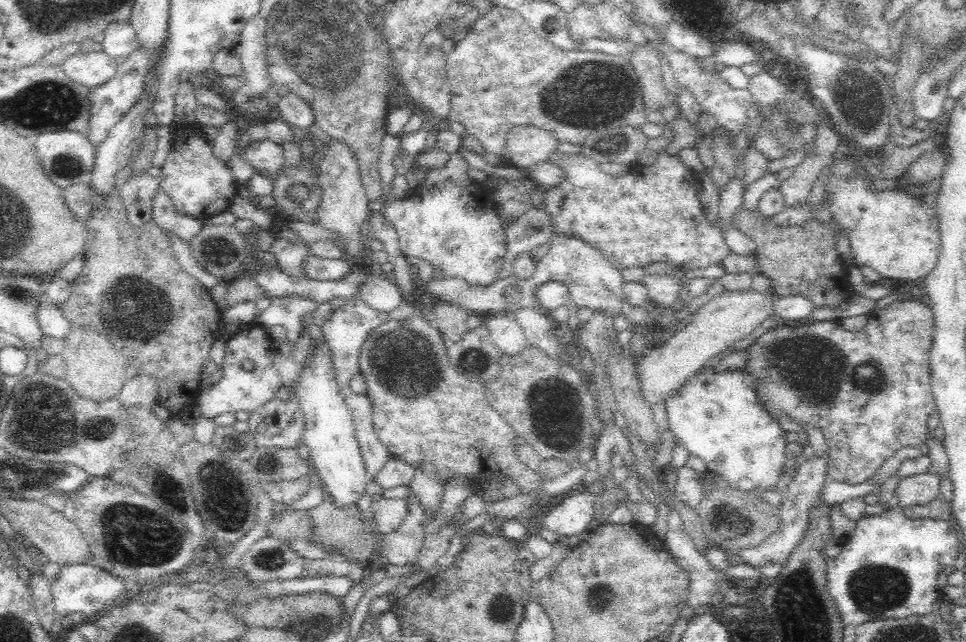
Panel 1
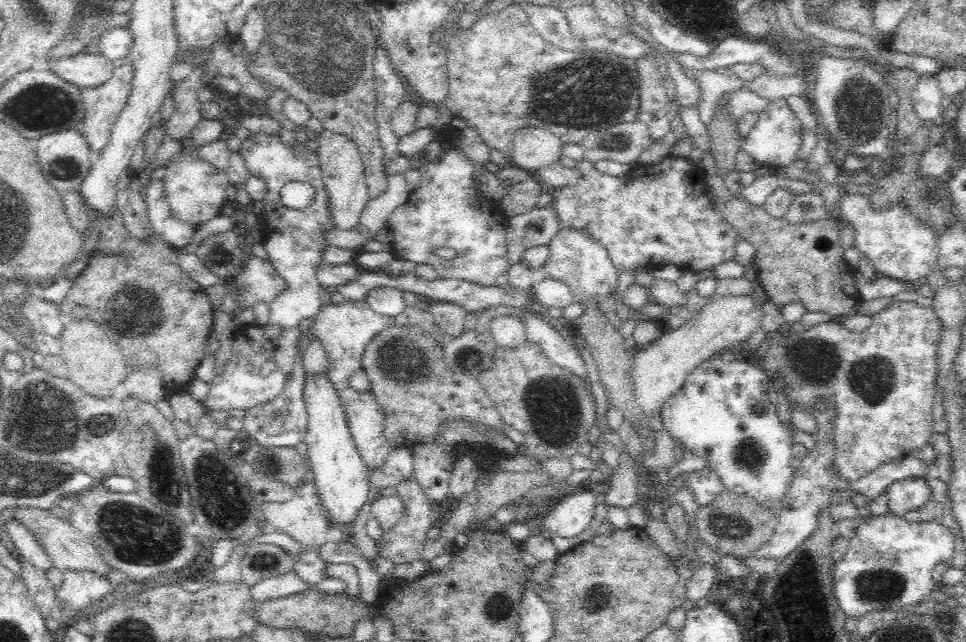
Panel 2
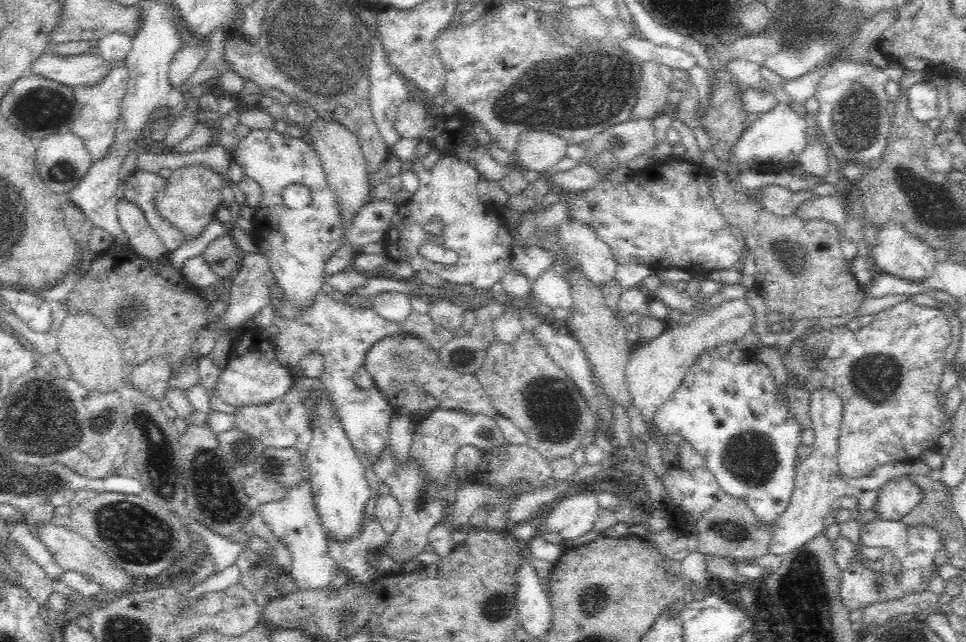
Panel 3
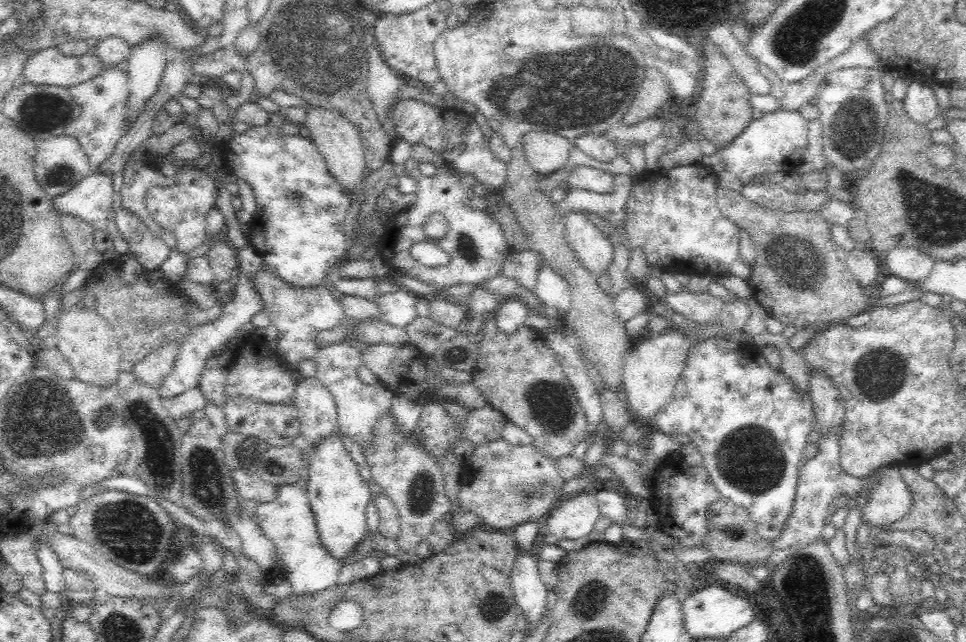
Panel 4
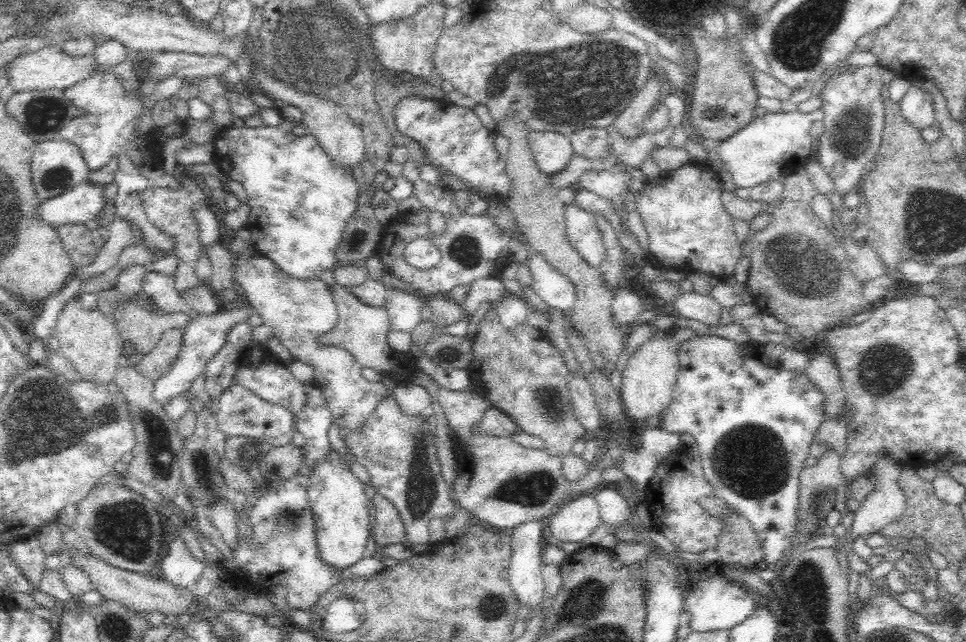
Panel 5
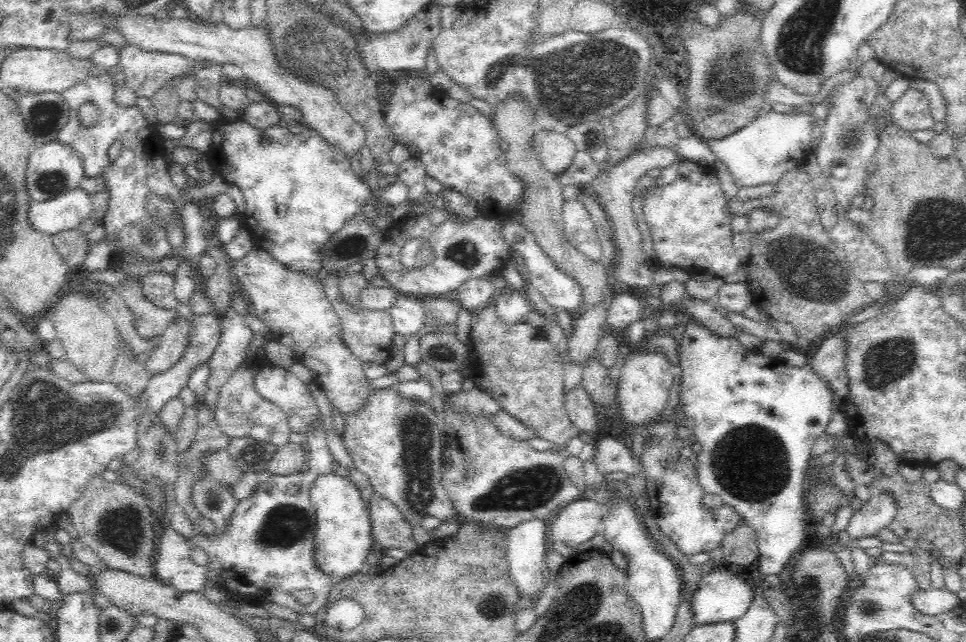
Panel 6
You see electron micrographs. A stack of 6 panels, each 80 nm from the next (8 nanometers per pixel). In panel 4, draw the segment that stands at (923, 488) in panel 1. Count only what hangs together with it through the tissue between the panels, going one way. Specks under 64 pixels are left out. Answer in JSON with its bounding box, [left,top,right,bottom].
[862,467,914,526]

